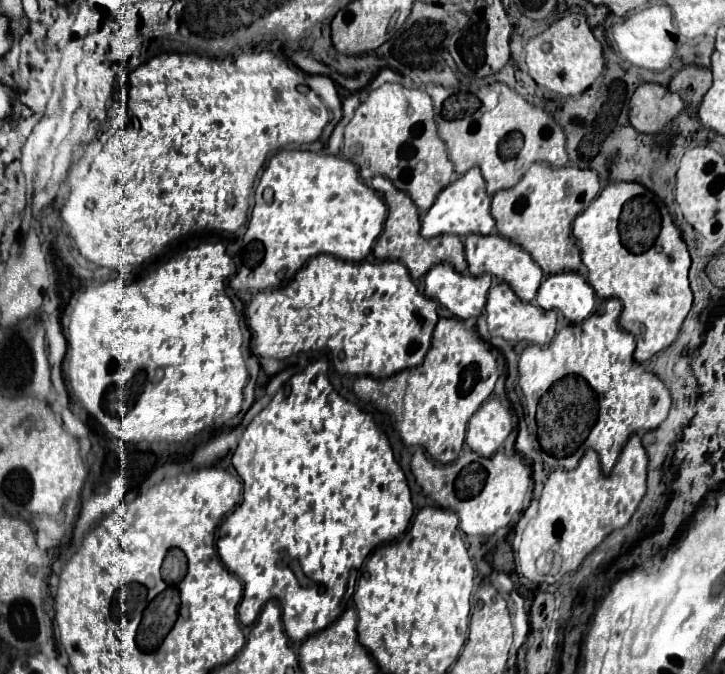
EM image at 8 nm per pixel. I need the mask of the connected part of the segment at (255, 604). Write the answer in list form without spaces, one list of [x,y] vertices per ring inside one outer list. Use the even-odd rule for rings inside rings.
[[[326,357],[308,363],[308,367],[304,371],[292,375],[290,381],[284,387],[278,389],[278,393],[272,397],[268,407],[264,407],[252,419],[252,423],[246,427],[246,431],[242,433],[242,437],[238,441],[238,447],[236,447],[236,451],[232,455],[232,465],[238,471],[238,475],[242,477],[244,493],[242,493],[240,505],[222,521],[222,525],[218,529],[216,547],[218,547],[218,553],[220,553],[222,561],[224,561],[224,565],[244,585],[244,597],[242,597],[240,607],[238,607],[240,621],[242,621],[242,625],[252,625],[252,621],[262,611],[264,603],[270,601],[270,599],[278,599],[280,607],[282,607],[286,633],[292,637],[294,643],[300,643],[310,633],[316,633],[318,629],[326,629],[326,625],[334,623],[334,619],[338,619],[338,613],[342,613],[342,609],[346,609],[346,603],[350,601],[350,597],[354,593],[358,569],[362,567],[364,559],[376,547],[400,537],[408,529],[408,523],[410,523],[410,517],[412,517],[412,511],[414,511],[408,479],[406,479],[402,467],[398,465],[398,461],[394,459],[392,445],[388,441],[388,433],[382,429],[382,423],[378,419],[374,419],[374,415],[370,411],[360,409],[356,403],[350,403],[348,399],[340,397],[338,391],[332,387],[332,383],[328,379],[328,361],[326,361]]]

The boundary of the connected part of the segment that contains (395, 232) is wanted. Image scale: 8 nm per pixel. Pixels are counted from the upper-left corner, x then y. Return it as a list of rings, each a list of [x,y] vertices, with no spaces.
[[[376,175],[372,179],[372,189],[382,193],[382,199],[386,201],[386,207],[388,207],[388,217],[386,217],[386,223],[384,223],[384,229],[374,245],[374,257],[376,259],[394,259],[394,261],[400,261],[408,267],[410,275],[414,279],[422,277],[432,265],[440,263],[440,261],[446,261],[450,263],[456,271],[464,273],[468,269],[466,265],[466,259],[464,259],[464,245],[460,241],[460,237],[450,237],[450,235],[442,235],[442,237],[432,237],[432,239],[424,239],[420,233],[418,233],[418,225],[420,225],[420,213],[418,213],[418,207],[414,205],[414,201],[410,197],[406,197],[408,193],[406,191],[400,191],[392,185],[390,179],[382,177],[382,175]]]

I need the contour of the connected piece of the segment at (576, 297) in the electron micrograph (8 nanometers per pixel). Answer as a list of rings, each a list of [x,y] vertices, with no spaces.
[[[562,271],[546,277],[538,289],[536,303],[542,309],[554,309],[568,321],[578,323],[594,311],[596,295],[582,273]]]

